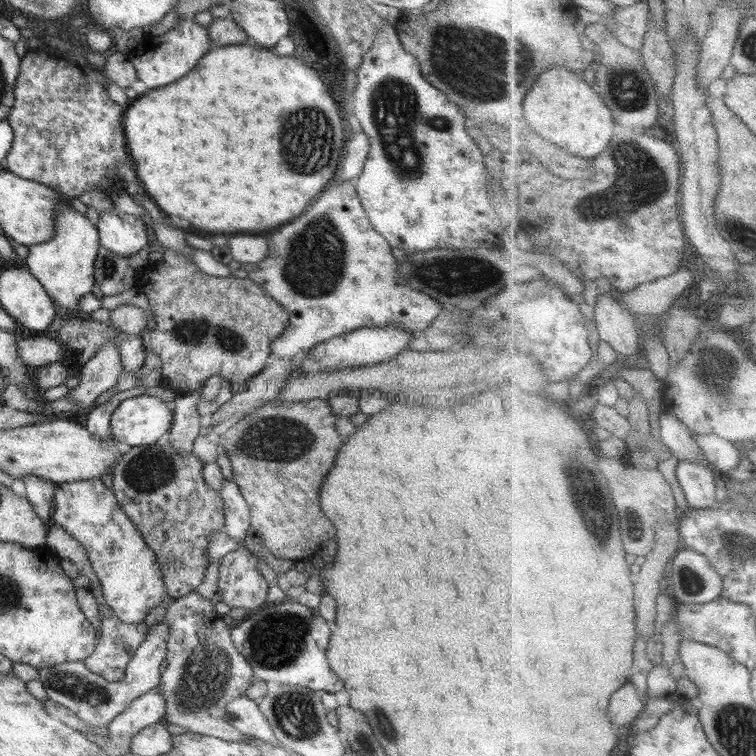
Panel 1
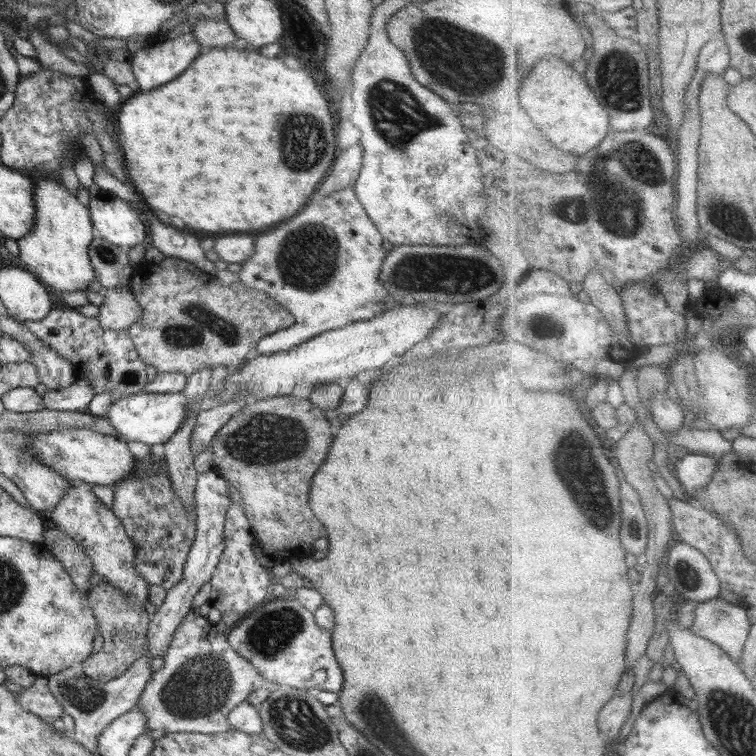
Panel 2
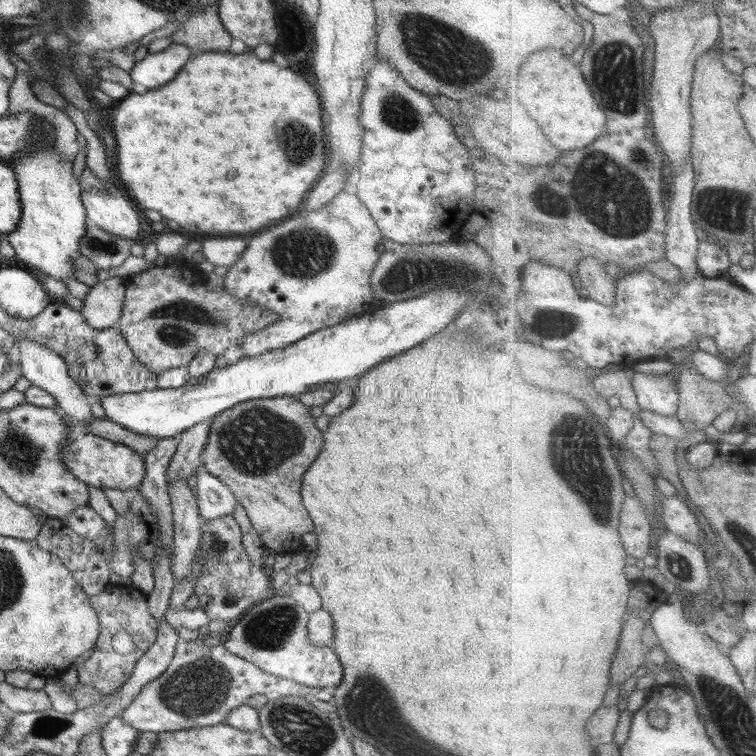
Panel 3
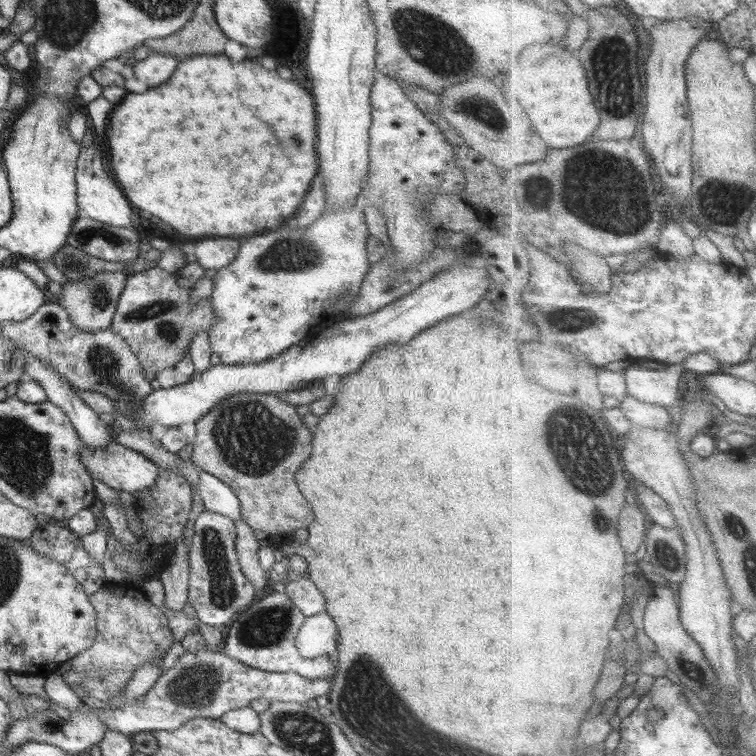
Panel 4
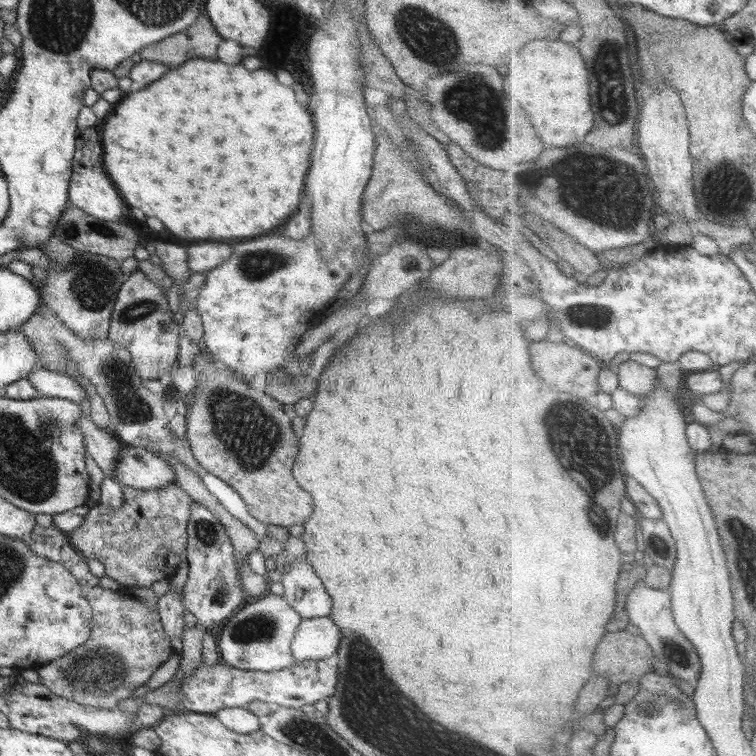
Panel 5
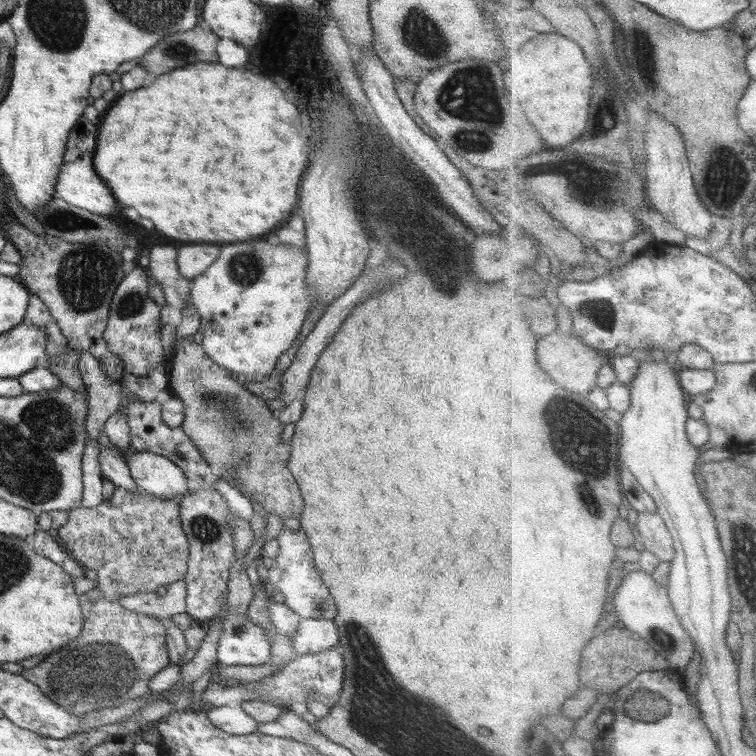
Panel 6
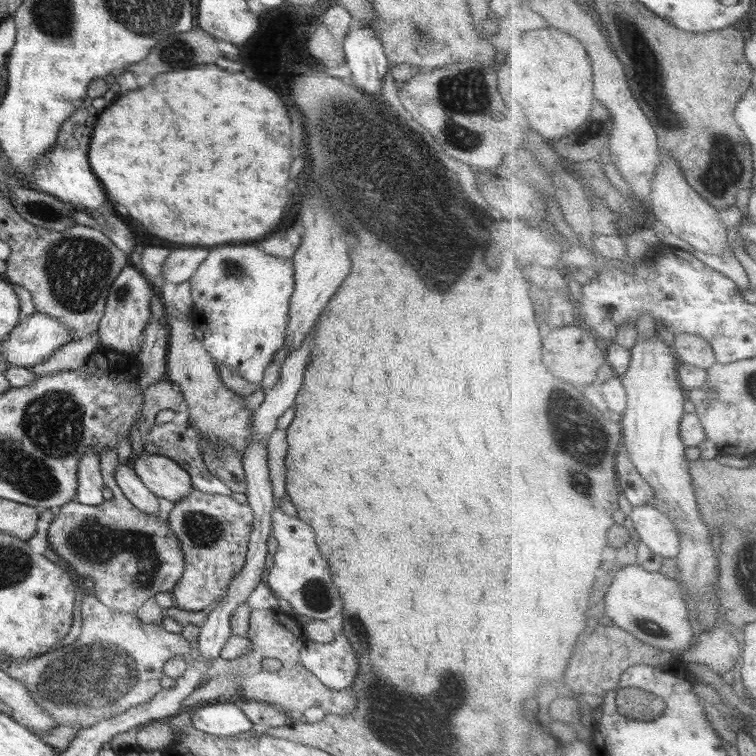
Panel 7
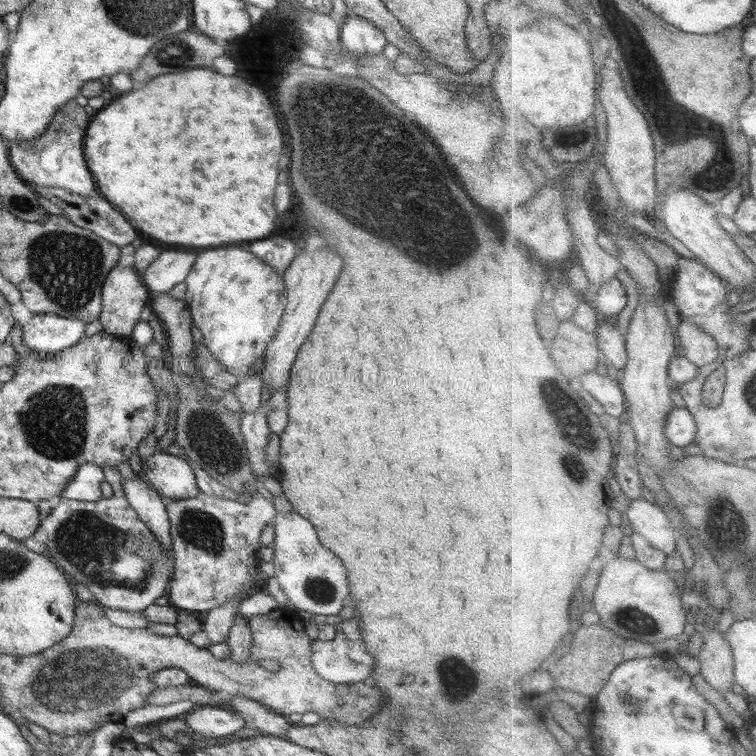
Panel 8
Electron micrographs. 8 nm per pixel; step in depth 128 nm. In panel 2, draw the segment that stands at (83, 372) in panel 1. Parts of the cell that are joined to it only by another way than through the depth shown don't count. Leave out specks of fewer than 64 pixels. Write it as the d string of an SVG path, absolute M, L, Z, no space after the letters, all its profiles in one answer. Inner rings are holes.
M77 379L74 385L60 391L47 391L42 394L44 407L56 411L88 411L88 406L96 396L94 387L85 380Z

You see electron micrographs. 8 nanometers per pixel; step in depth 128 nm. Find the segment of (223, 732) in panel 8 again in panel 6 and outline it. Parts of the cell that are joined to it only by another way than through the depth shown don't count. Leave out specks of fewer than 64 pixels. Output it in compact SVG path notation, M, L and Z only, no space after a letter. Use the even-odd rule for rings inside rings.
M241 706L208 707L205 713L216 728L228 734L240 736L258 731L259 722L246 714Z

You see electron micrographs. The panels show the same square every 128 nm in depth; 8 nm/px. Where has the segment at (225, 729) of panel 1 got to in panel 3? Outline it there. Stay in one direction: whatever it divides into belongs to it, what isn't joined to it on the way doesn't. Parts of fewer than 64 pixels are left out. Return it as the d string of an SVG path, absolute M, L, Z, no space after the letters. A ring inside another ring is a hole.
M200 635L198 639L178 641L175 653L168 669L154 681L150 681L137 695L136 700L129 704L119 716L126 724L132 726L140 733L186 730L200 728L201 726L226 725L228 714L239 706L246 705L250 697L255 694L265 694L270 700L283 696L305 697L312 688L298 684L290 679L278 678L260 670L255 664L232 654L221 643L217 646L207 646L202 643L205 638Z

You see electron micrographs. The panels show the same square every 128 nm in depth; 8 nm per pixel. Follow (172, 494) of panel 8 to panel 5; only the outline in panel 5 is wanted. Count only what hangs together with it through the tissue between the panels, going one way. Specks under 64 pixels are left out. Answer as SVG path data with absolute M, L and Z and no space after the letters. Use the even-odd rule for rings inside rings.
M124 446L116 465L114 480L138 490L156 490L176 481L172 466L153 452L135 446Z

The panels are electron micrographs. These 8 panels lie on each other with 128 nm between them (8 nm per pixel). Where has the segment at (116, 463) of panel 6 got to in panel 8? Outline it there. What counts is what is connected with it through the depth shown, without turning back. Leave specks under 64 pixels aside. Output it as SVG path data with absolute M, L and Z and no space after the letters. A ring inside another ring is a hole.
M123 478L123 491L139 519L158 539L161 547L171 552L170 521L163 497L141 478Z

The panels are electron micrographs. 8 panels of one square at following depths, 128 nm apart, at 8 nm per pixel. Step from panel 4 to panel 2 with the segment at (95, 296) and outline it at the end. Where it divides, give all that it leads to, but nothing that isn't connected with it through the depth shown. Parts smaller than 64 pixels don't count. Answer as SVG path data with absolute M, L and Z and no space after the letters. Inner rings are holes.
M128 286L105 289L97 317L102 328L113 331L127 330L139 321L141 316L142 309Z

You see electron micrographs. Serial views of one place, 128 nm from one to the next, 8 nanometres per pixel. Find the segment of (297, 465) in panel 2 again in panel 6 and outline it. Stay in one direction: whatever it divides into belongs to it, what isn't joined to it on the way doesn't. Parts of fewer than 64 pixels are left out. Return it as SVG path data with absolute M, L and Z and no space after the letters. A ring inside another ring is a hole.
M192 336L180 339L173 348L173 352L170 352L170 360L168 360L167 366L168 374L168 384L169 389L173 391L176 395L176 399L183 406L184 421L181 425L183 432L188 436L188 438L194 441L194 444L197 446L197 450L204 456L204 460L208 464L217 470L218 474L227 475L224 478L228 478L230 482L234 483L236 488L242 487L244 490L244 495L249 494L248 498L254 502L254 506L262 506L268 514L275 513L279 515L282 520L288 517L299 517L300 513L303 511L305 500L303 499L300 487L297 485L296 479L293 477L291 470L287 467L290 454L292 454L292 447L288 443L282 443L281 433L284 429L282 423L279 419L274 418L274 412L270 411L266 400L252 394L244 387L242 380L239 377L235 377L227 368L216 364L206 353L201 345L200 341L194 340Z

